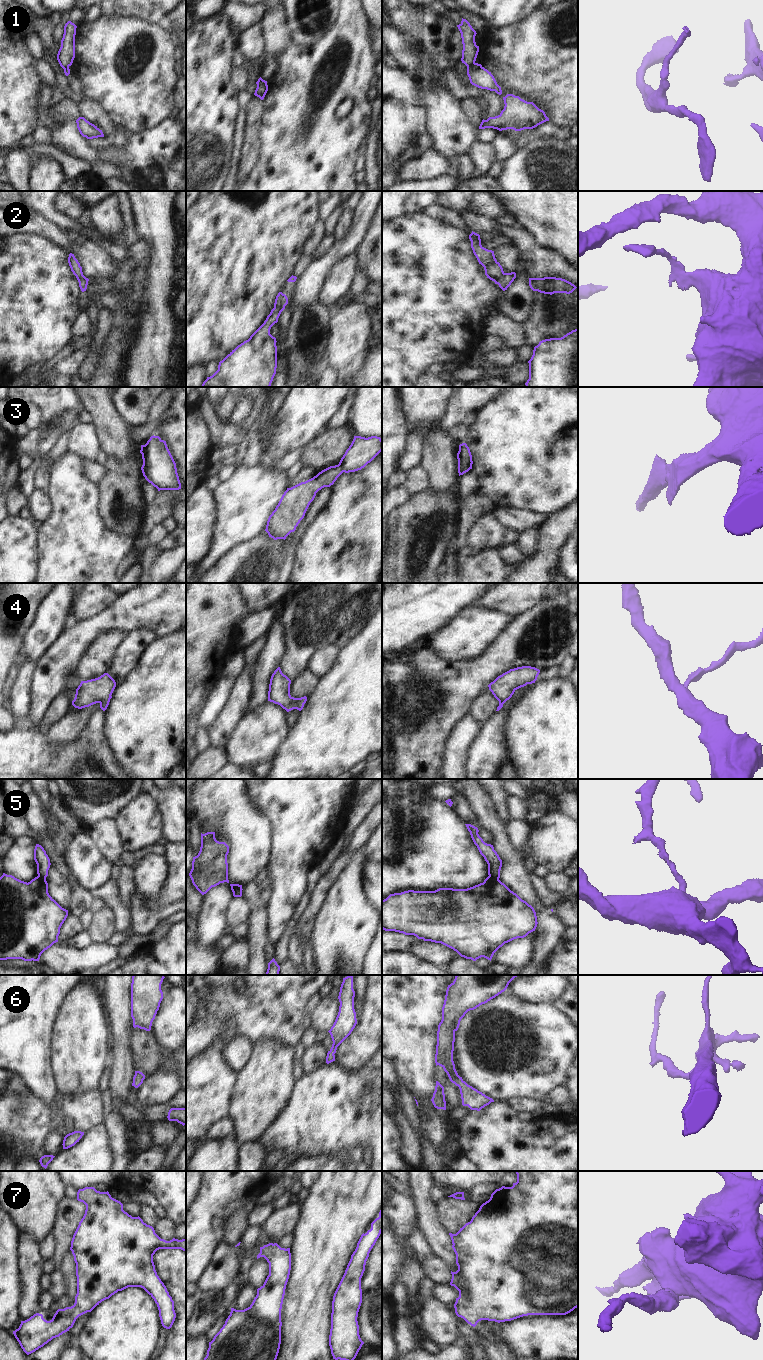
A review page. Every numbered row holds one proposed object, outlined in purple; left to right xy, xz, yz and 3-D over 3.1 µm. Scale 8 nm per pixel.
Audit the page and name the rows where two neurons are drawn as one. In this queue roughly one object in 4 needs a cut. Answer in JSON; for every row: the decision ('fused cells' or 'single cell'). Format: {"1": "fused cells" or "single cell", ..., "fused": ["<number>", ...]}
{"1": "fused cells", "2": "single cell", "3": "fused cells", "4": "single cell", "5": "fused cells", "6": "single cell", "7": "single cell", "fused": ["1", "3", "5"]}

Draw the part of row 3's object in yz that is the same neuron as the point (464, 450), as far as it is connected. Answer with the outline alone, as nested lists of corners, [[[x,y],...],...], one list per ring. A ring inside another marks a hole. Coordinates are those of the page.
[[[462,443],[459,445],[459,453],[462,457],[462,462],[466,466],[466,471],[468,472],[470,469],[472,469],[473,461],[470,449],[466,443]]]

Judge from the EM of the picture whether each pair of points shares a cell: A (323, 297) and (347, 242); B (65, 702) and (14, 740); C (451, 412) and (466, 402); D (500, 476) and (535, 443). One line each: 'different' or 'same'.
A: different
B: different
C: same
D: same

